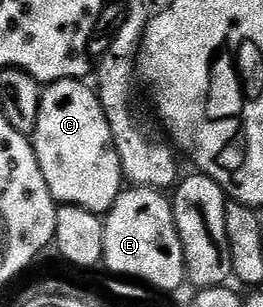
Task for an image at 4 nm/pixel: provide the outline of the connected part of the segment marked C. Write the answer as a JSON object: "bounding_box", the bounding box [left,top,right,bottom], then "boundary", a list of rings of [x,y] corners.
{"bounding_box":[30,78,126,216],"boundary":[[[78,78],[47,83],[40,96],[38,124],[30,141],[57,203],[86,208],[103,216],[114,204],[126,179],[99,93],[88,84]]]}

